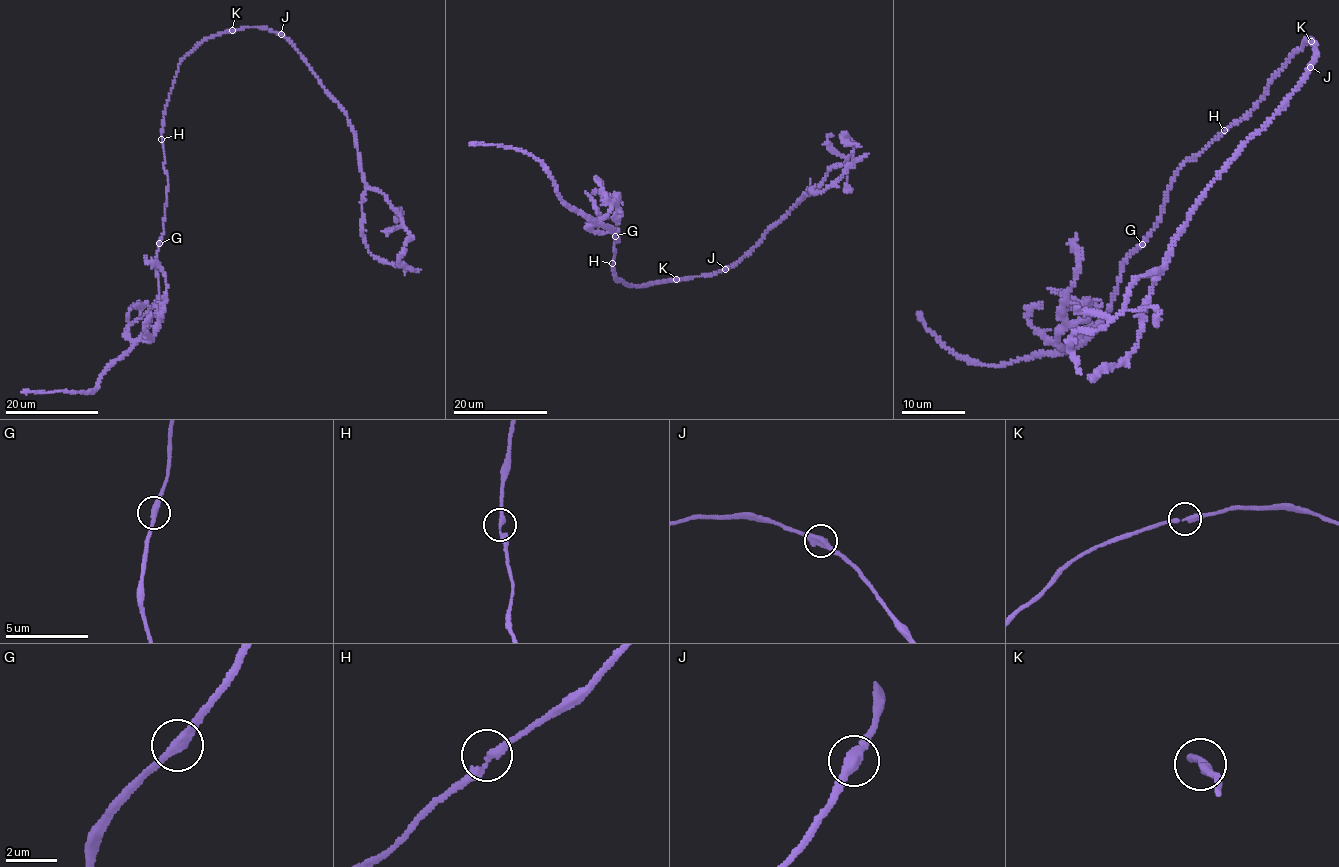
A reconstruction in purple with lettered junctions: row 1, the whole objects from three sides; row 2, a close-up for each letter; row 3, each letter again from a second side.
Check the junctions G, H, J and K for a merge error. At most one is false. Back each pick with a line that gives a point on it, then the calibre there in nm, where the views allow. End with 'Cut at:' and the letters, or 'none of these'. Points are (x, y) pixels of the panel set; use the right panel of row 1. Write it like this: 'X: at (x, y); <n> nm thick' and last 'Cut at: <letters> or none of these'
Cut at: none of these

